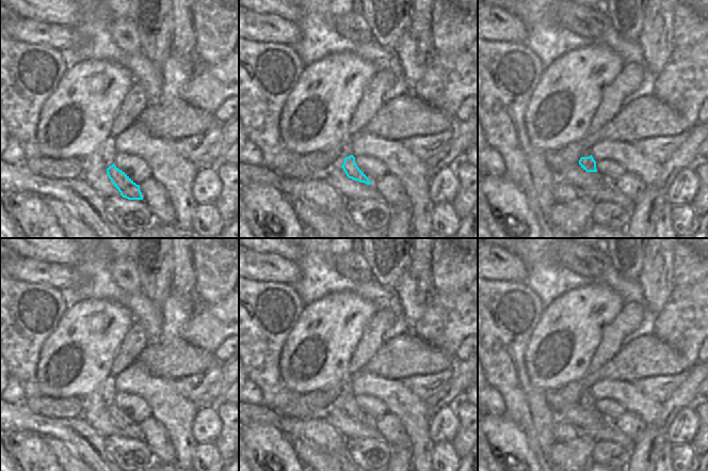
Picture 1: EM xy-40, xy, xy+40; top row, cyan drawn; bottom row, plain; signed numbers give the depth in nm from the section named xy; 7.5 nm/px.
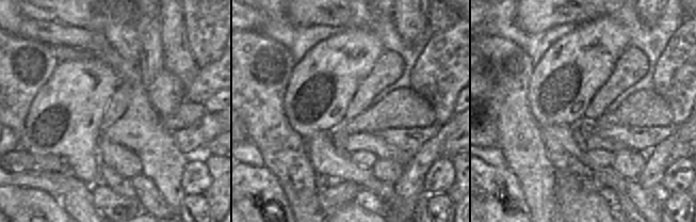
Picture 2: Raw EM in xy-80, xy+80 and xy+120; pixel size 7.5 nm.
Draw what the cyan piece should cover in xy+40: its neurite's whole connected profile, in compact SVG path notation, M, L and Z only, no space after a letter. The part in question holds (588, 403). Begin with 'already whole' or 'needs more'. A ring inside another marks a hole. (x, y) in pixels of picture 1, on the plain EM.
needs more | M589 388L581 393L579 404L586 411L597 411L596 401L592 395L592 388Z

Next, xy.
already whole | M353 394L345 396L341 406L349 418L371 424L366 413L357 406Z

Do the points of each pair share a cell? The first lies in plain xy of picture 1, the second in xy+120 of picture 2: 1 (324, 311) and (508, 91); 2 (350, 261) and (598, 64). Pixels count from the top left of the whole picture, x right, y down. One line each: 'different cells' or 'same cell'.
1: different cells
2: different cells

